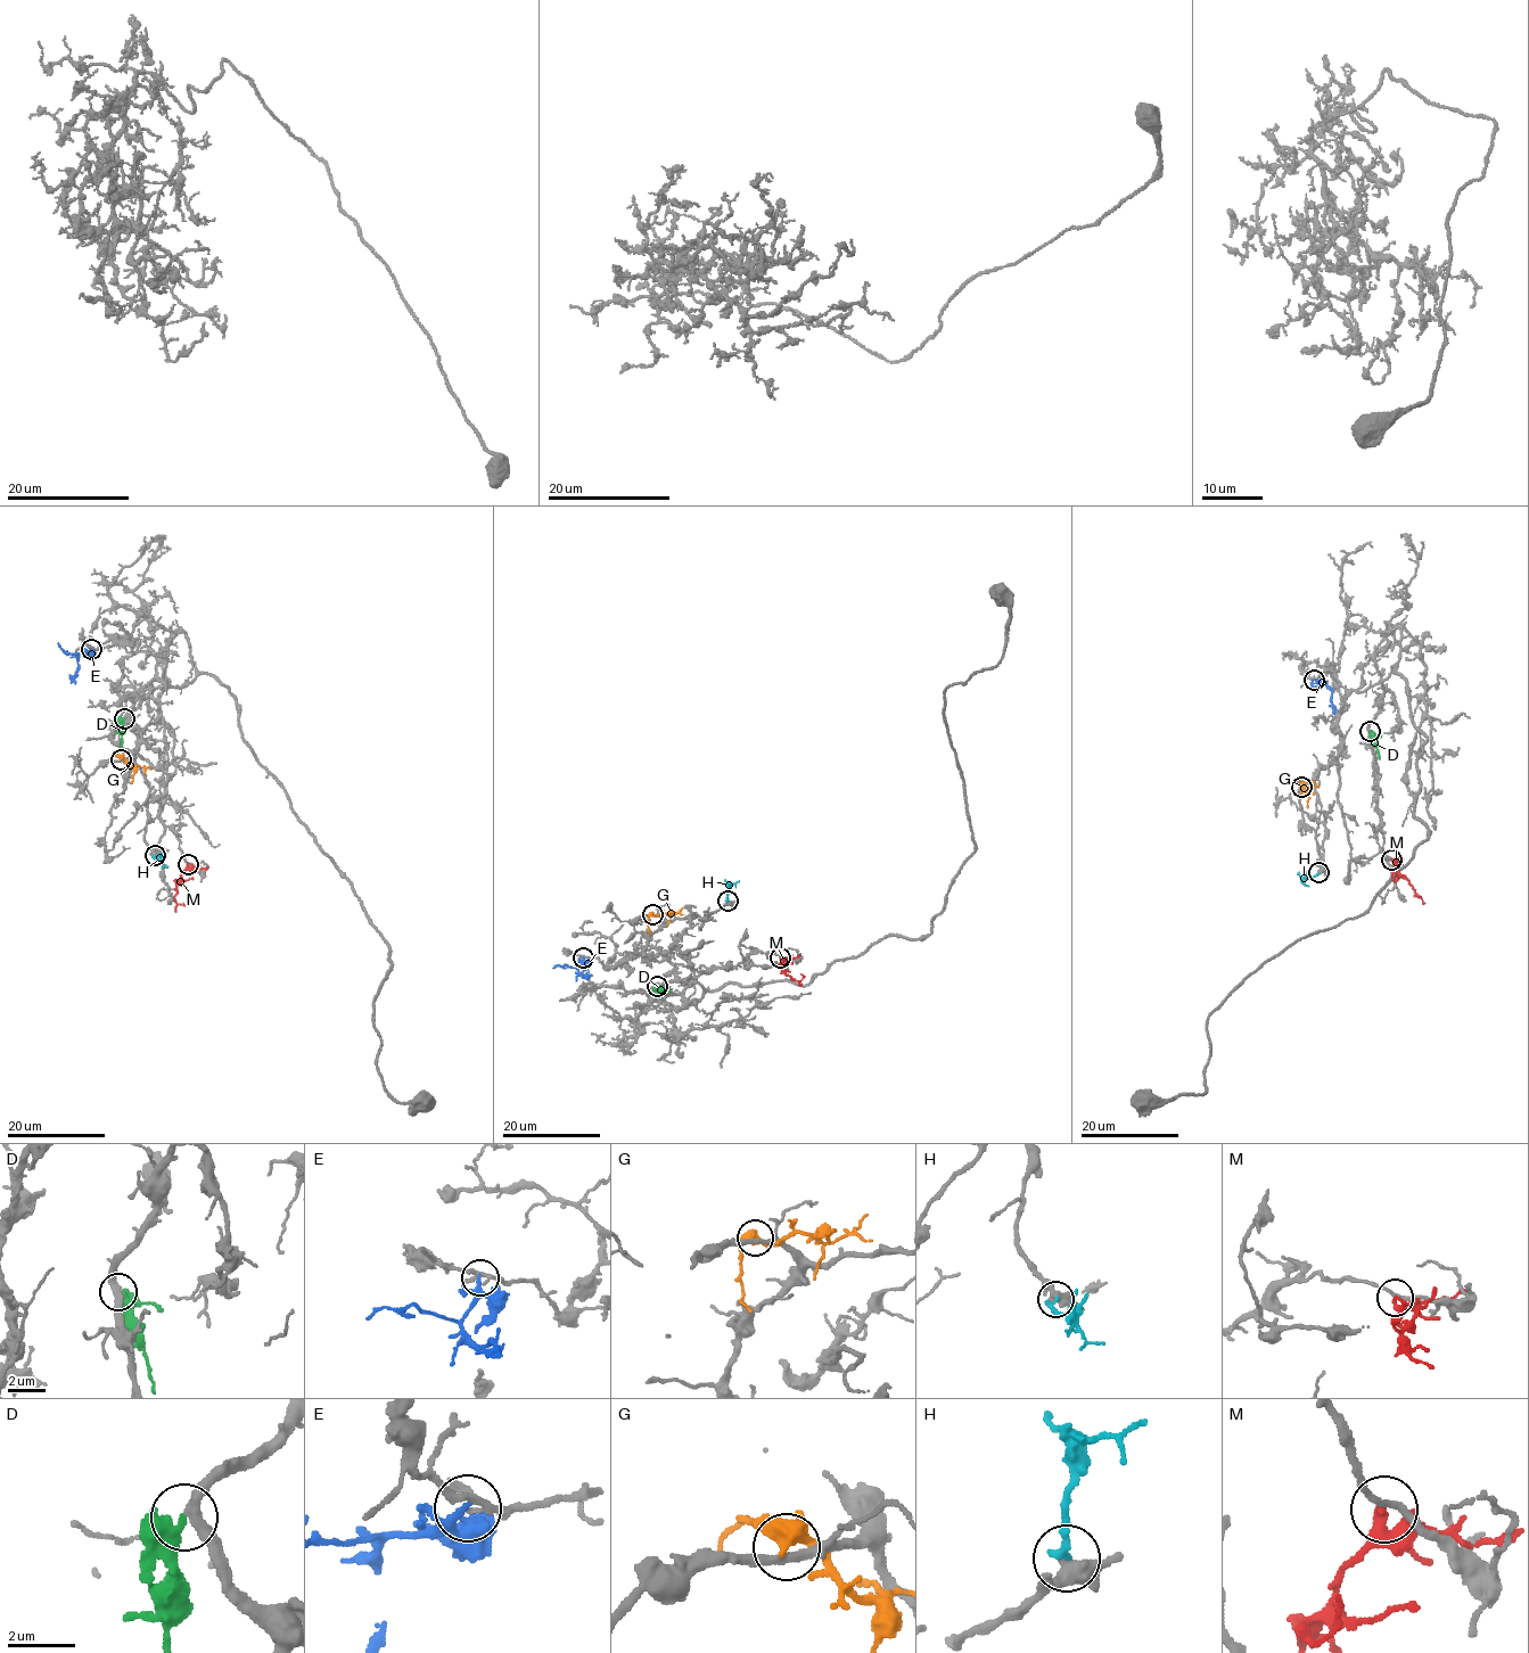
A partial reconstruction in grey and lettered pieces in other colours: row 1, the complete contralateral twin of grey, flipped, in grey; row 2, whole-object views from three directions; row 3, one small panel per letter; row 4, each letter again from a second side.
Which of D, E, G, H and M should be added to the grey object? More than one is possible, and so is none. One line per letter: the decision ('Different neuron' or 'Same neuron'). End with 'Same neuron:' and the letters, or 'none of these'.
D: Same neuron
E: Different neuron
G: Different neuron
H: Different neuron
M: Different neuron
Same neuron: D

